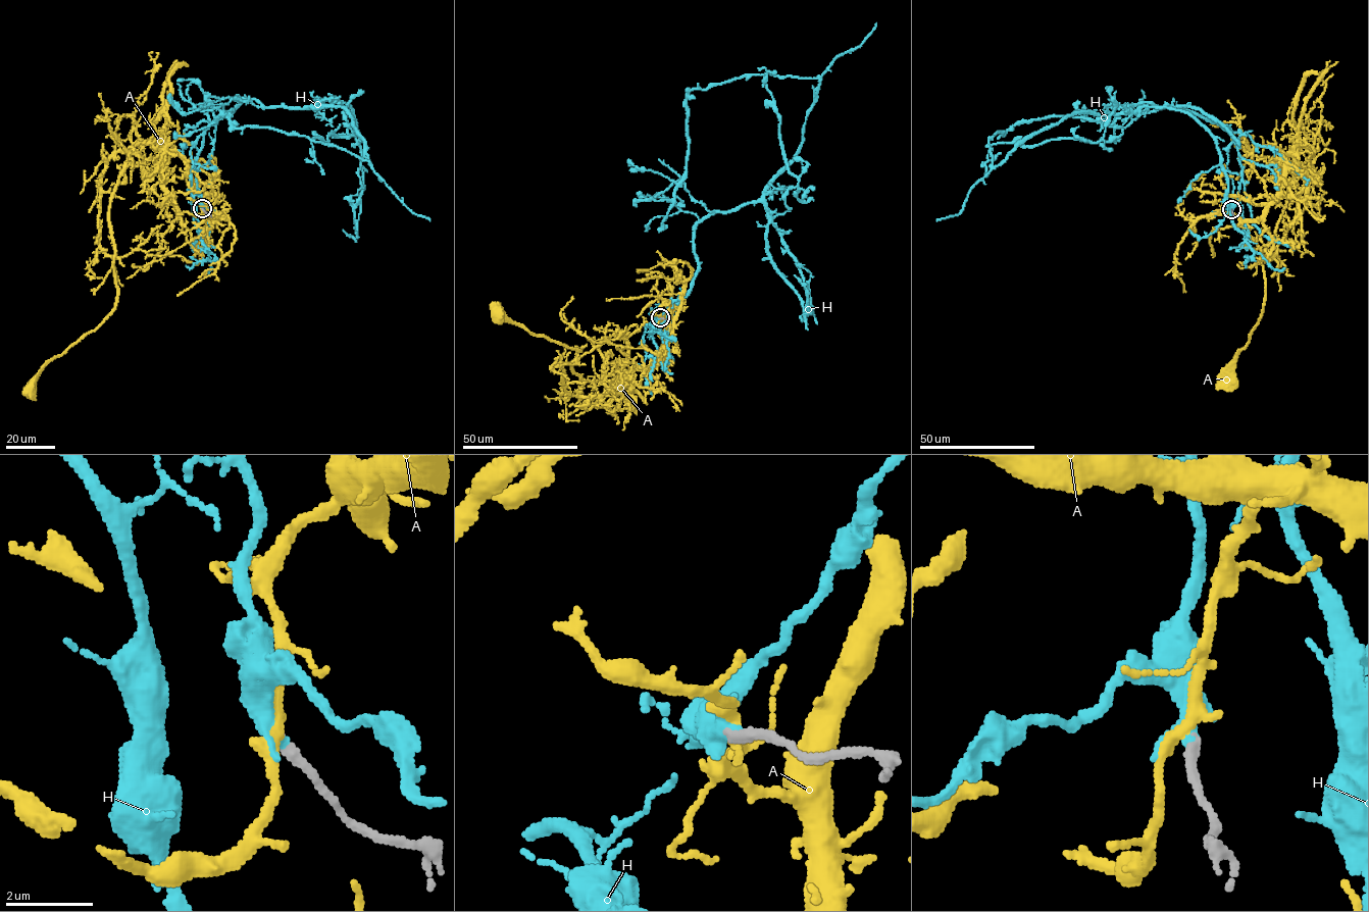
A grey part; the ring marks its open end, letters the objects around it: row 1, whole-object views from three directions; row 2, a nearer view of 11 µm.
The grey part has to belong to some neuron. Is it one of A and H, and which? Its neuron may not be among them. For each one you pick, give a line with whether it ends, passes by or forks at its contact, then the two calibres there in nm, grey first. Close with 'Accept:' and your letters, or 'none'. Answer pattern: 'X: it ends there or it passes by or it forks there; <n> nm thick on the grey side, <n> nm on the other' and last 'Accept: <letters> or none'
H: it passes by; 280 nm thick on the grey side, 280 nm on the other
Accept: H

